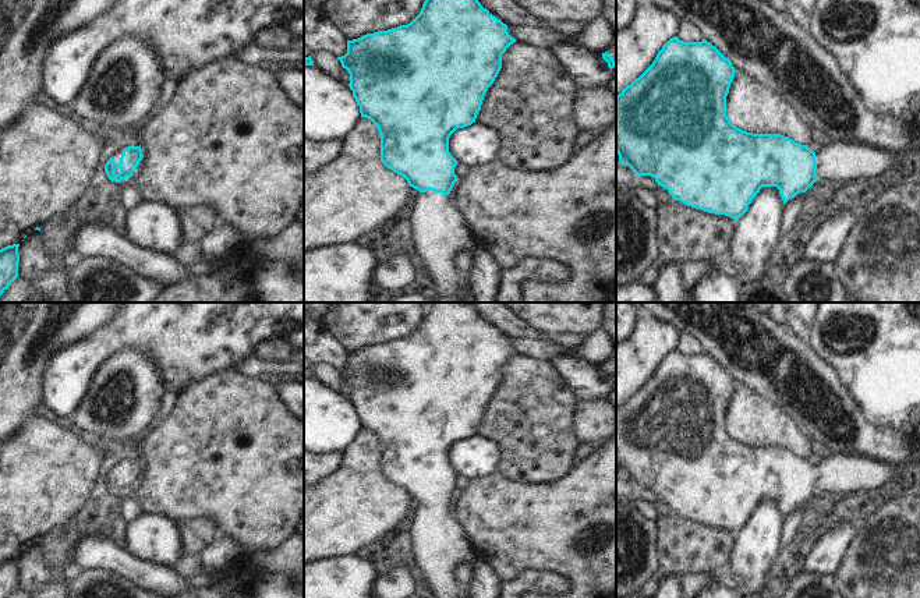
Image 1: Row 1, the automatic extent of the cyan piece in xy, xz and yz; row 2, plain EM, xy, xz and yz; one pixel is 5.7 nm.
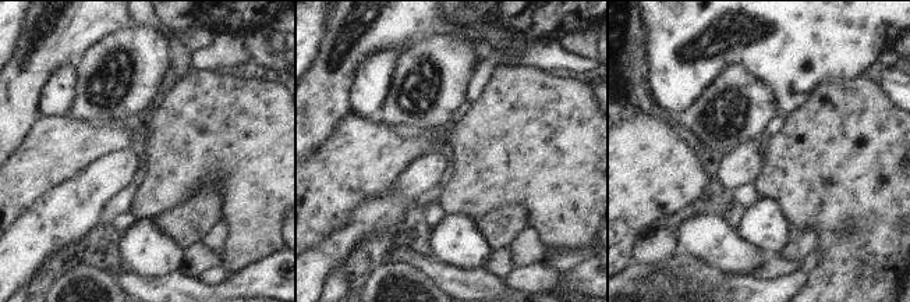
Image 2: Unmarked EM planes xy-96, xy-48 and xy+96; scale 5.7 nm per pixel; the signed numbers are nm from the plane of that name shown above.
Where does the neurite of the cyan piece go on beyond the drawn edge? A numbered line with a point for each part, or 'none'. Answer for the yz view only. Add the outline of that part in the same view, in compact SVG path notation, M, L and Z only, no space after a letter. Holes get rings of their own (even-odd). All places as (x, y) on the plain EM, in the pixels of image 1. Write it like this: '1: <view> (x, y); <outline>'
1: yz (844, 473); M832 452L815 464L815 485L821 492L839 493L875 488L902 474L909 464L910 457L891 463L856 452Z

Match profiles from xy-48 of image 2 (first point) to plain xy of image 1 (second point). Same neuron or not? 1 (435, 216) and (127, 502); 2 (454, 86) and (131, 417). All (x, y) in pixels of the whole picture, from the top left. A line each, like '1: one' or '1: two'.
1: one
2: one

